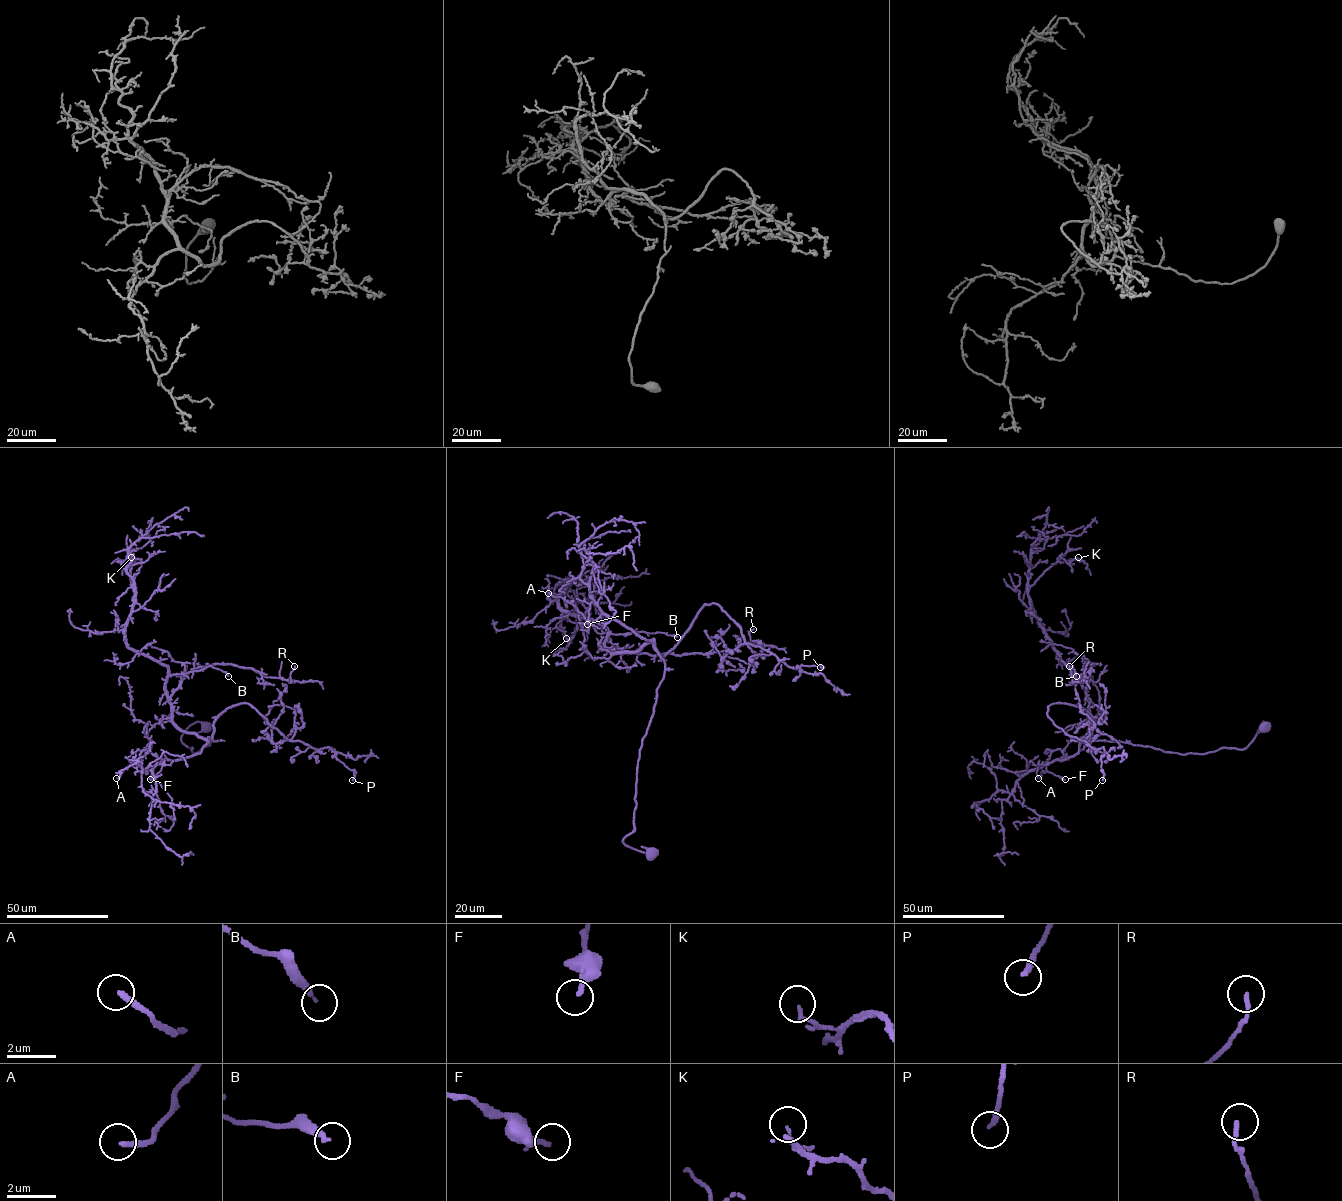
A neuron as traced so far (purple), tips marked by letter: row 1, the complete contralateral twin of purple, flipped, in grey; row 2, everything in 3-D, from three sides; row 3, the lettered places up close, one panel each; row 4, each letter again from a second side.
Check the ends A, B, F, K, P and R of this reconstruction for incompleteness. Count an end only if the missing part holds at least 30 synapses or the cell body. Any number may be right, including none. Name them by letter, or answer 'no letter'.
A, F

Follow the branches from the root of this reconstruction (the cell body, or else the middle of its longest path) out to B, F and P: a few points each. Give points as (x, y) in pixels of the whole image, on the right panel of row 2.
B: (1266, 727), (1263, 722), (1243, 749), (1205, 753), (1079, 741), (1088, 732), (1090, 712), (1076, 676)
F: (1266, 727), (1263, 722), (1243, 749), (1205, 753), (1083, 740), (1076, 754), (1046, 764), (1065, 779)
P: (1266, 727), (1243, 749), (1182, 754), (1091, 740), (1085, 710), (1050, 704), (1055, 724), (1103, 747), (1102, 780)

